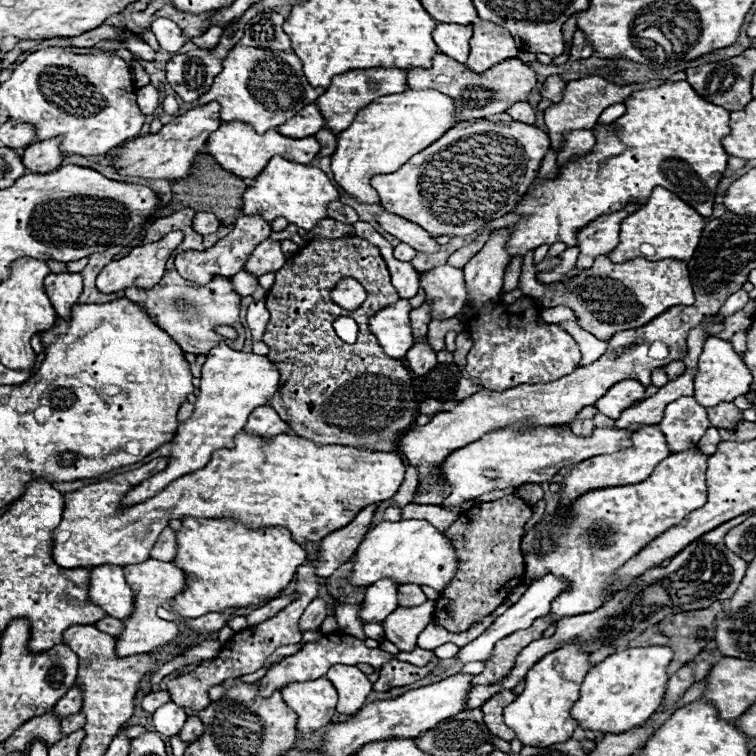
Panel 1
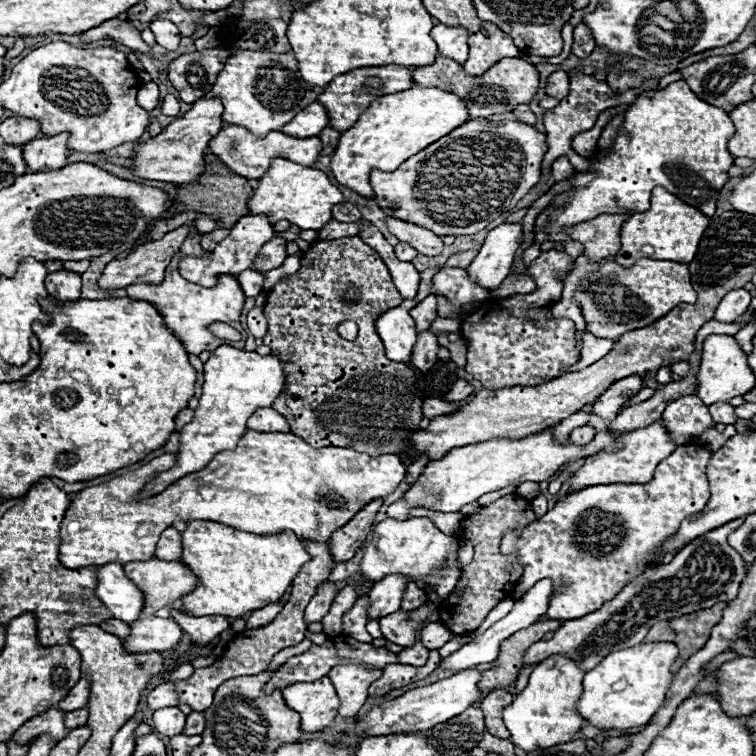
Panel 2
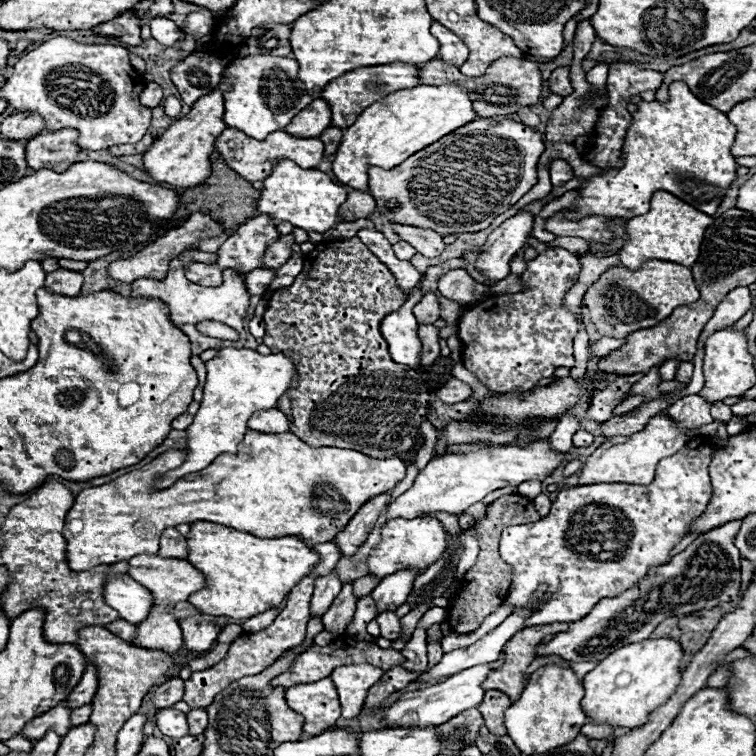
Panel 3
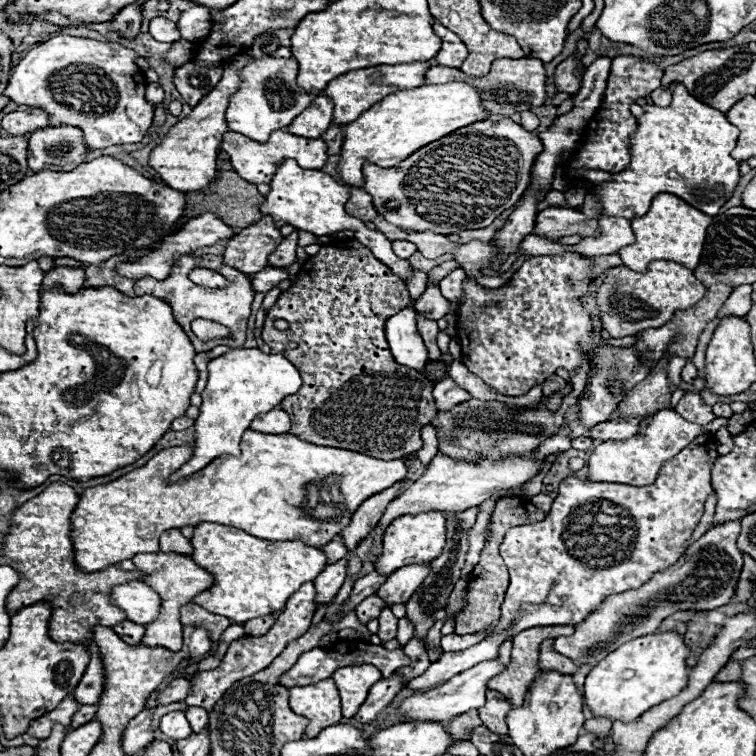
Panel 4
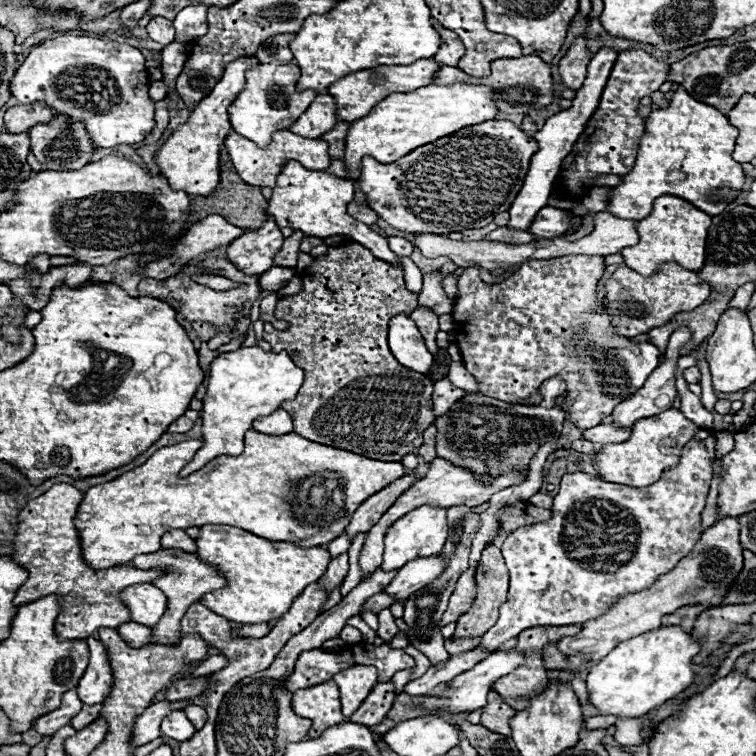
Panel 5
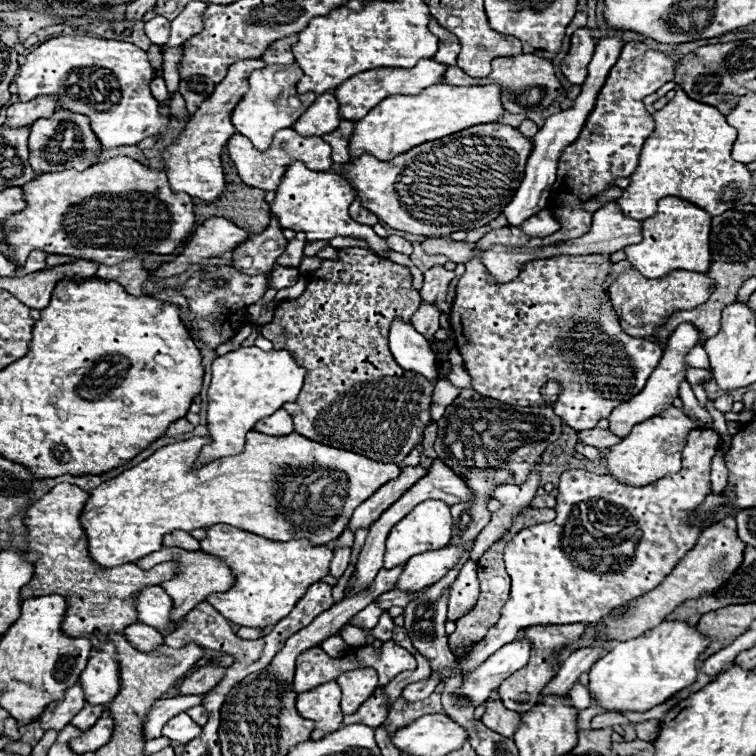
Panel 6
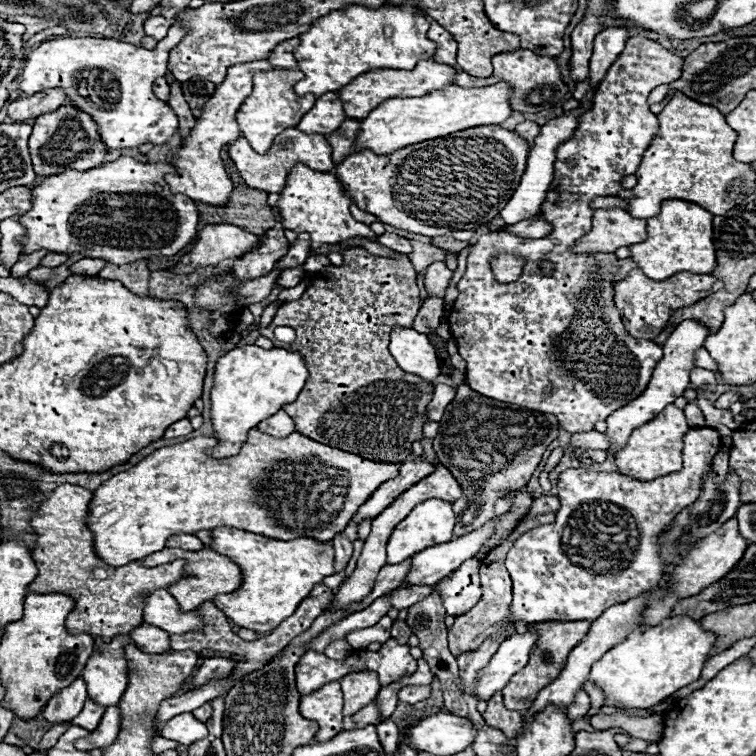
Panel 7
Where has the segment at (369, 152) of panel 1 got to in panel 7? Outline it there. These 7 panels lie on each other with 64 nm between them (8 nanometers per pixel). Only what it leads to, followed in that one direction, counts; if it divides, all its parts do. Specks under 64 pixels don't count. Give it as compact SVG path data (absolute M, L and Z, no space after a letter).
M498 82L486 88L462 88L454 84L420 98L390 98L362 120L354 150L360 152L370 148L376 154L390 154L398 148L442 138L452 132L486 124L502 124L514 112L510 106L512 92L514 90L508 82Z

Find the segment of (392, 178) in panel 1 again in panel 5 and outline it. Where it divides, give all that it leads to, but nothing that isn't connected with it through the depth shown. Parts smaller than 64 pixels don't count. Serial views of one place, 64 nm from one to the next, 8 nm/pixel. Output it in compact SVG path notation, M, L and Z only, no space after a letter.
M488 120L484 124L462 128L436 142L424 144L412 150L408 156L392 164L380 164L376 160L362 158L360 178L356 184L366 194L366 204L390 226L410 234L450 234L468 228L482 228L494 220L500 212L508 210L520 192L528 172L532 152L538 144L532 136L524 134L516 124L508 120Z

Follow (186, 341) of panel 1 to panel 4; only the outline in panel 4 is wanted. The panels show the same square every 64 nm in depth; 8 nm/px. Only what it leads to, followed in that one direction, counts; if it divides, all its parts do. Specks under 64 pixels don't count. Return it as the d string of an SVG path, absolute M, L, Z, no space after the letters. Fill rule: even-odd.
M202 254L202 256L182 256L176 266L172 268L172 274L162 280L162 282L154 282L152 278L140 278L136 280L136 286L134 286L134 292L136 296L144 296L144 294L150 294L150 296L156 296L156 298L162 298L166 300L172 310L174 310L174 318L176 322L184 328L184 332L188 334L188 338L192 340L196 352L204 352L204 350L210 350L214 346L232 346L232 344L238 344L238 346L244 346L244 340L246 340L246 324L248 324L248 316L250 316L250 304L254 300L254 288L252 288L252 282L250 282L250 276L244 276L242 272L236 272L236 268L228 268L224 262L222 262L222 256L214 256L214 254ZM196 266L202 266L202 268L210 268L218 274L222 274L226 280L230 280L230 286L228 288L222 288L222 290L212 290L212 288L204 288L204 286L198 286L194 282L188 280L188 272ZM194 318L206 318L206 320L212 320L212 322L218 322L222 326L226 326L230 330L230 336L228 338L216 338L216 340L208 340L208 342L202 342L200 338L194 336L194 332L190 330L190 322Z

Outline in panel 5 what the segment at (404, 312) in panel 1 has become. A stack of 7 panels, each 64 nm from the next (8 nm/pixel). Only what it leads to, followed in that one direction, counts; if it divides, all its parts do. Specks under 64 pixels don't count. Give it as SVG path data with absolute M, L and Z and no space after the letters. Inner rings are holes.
M398 256L398 260L400 260L402 268L404 268L408 290L420 292L420 288L422 288L422 272L420 272L420 268L408 256ZM398 314L390 320L388 344L394 358L402 366L416 370L420 374L430 374L434 356L428 352L418 328L412 324L408 314Z

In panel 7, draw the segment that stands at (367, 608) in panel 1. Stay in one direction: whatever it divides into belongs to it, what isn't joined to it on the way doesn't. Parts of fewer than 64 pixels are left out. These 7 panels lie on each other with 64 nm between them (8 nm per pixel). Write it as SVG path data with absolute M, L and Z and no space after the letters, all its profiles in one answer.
M500 516L488 520L482 528L464 534L456 540L450 540L446 544L430 546L412 558L412 568L406 576L406 584L424 586L424 584L436 584L444 576L448 576L452 570L456 570L462 562L474 558L482 544L494 534L496 524L500 522Z

